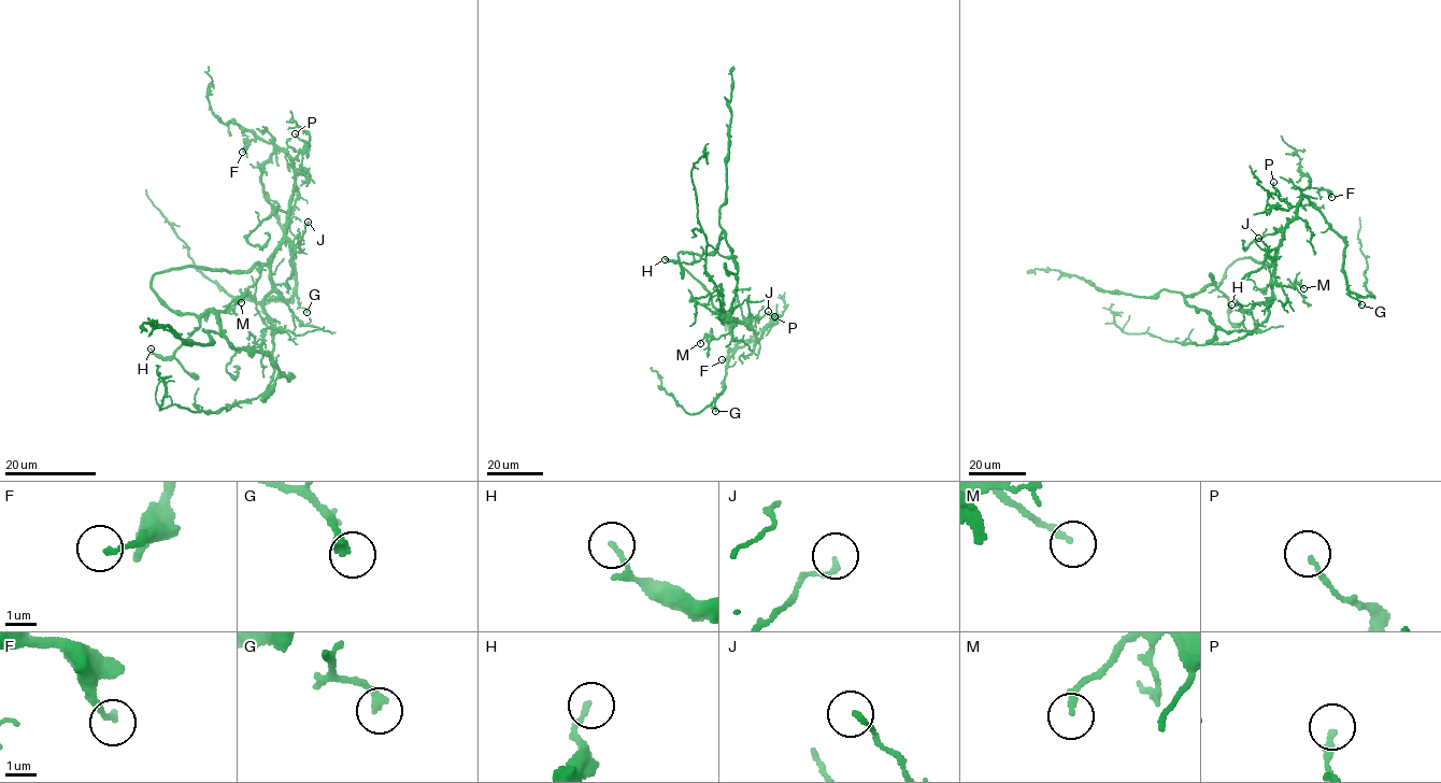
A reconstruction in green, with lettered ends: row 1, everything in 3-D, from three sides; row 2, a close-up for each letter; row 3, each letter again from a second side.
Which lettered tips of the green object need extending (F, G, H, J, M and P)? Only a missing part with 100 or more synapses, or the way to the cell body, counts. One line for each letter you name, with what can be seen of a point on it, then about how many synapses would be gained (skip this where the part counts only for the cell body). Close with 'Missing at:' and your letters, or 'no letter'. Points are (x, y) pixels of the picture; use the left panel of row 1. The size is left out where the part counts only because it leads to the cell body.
Missing at: no letter

